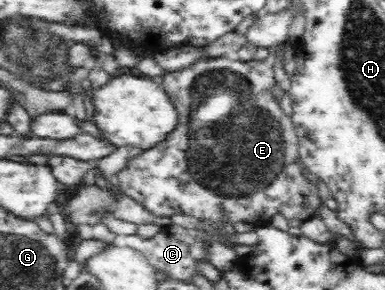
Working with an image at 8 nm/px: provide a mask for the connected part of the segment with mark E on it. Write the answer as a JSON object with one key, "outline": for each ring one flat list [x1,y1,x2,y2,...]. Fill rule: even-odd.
{"outline":[[220,56,208,59,198,60,196,64,192,64,184,70,165,73,159,82,165,88,166,94,170,97,171,102,175,106,177,113,177,123,175,127,165,136,162,142,158,142,154,148,141,150,140,153,130,161,128,168,122,170,116,179,124,194,138,201,144,208,168,217,172,213,186,213,194,216,199,220,213,220,214,222,247,222,257,225,258,223,271,222,274,214,280,212,286,219,296,220,300,223,316,216,318,217,322,210,322,198,318,194,318,184,314,180,308,180,302,172,302,165,298,162,299,145,298,136,295,131,295,124,288,114,284,114,278,100,272,94,272,88,275,87,276,81,273,72,274,61,265,59,256,61,242,61,235,56]]}

